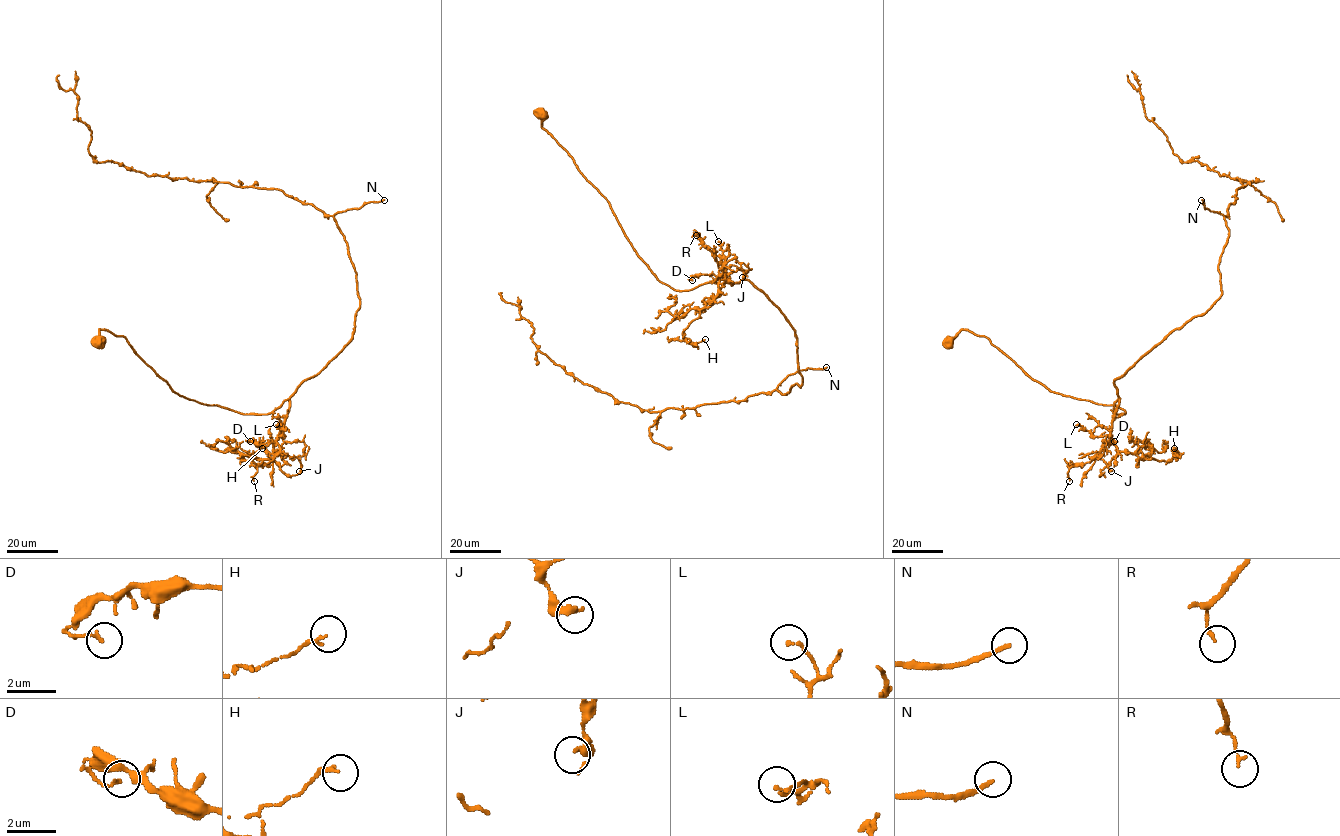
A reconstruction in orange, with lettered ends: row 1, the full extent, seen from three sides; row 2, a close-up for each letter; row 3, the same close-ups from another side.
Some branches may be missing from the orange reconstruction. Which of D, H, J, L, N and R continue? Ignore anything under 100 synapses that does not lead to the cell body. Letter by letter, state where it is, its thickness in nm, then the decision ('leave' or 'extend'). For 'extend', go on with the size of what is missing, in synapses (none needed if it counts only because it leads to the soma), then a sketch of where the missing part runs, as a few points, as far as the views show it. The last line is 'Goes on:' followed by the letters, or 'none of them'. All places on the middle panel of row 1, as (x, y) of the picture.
D: place (692, 280); calibre 120 nm; leave
H: place (705, 339); calibre 140 nm; leave
J: place (742, 277); calibre 220 nm; leave
L: place (718, 241); calibre 130 nm; leave
N: place (826, 367); calibre 170 nm; extend; 140 synapses
R: place (696, 235); calibre 120 nm; leave
Goes on: N

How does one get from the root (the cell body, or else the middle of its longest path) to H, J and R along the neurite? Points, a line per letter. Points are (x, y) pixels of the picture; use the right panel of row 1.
H: (947, 342), (968, 330), (1053, 392), (1125, 414), (1118, 399), (1118, 450), (1169, 461), (1174, 448)
J: (947, 342), (968, 330), (1053, 392), (1125, 414), (1114, 412), (1118, 399), (1111, 439), (1093, 457), (1111, 471)
R: (947, 342), (968, 330), (1053, 392), (1125, 414), (1114, 412), (1119, 400), (1111, 439), (1069, 468), (1069, 481)

